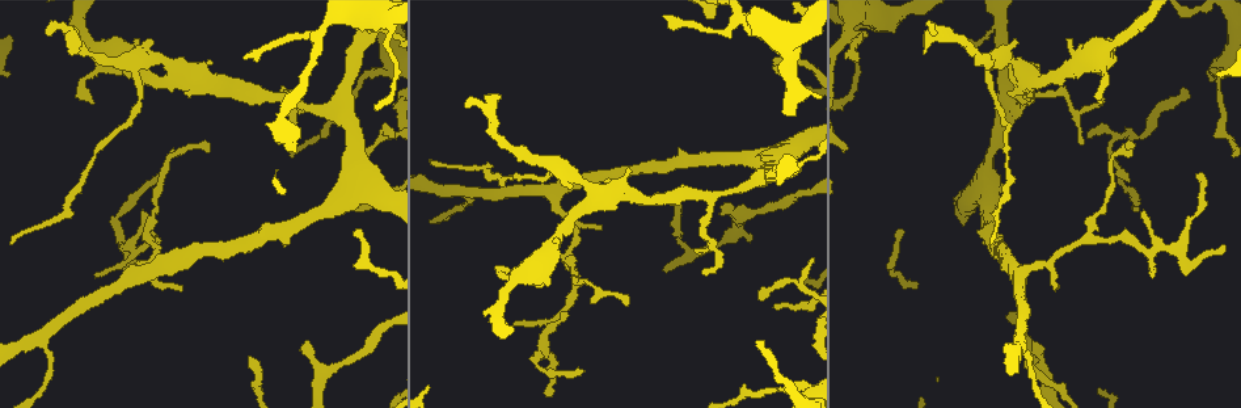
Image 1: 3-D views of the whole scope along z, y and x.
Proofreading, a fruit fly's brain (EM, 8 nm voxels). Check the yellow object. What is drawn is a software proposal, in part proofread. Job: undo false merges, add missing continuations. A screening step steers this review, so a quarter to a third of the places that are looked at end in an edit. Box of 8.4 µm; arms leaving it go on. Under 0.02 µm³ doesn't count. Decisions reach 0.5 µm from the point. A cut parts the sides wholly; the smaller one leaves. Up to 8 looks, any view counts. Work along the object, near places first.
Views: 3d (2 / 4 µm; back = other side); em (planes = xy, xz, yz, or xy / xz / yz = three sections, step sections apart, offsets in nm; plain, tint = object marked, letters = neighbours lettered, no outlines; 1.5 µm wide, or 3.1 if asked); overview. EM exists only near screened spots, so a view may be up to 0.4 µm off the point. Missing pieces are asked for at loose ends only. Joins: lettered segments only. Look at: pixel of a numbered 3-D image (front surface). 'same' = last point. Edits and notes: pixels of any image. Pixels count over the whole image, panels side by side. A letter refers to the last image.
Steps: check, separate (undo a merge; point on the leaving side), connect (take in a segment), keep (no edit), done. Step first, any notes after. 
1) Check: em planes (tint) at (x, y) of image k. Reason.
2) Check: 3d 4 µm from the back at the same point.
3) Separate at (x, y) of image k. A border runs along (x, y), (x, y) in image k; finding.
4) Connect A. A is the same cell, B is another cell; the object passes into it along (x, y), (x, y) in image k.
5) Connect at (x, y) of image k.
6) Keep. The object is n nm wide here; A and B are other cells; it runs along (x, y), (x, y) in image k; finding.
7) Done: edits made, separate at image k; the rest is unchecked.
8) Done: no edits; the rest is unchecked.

Check: 3d 4 µm from the back at (74, 54) of image 1. An open end.

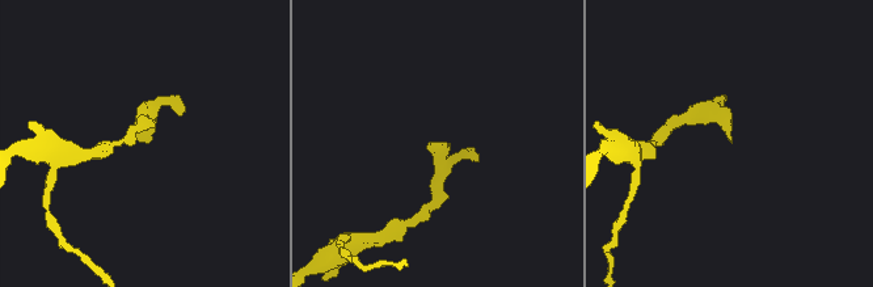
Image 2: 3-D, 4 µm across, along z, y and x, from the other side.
Check: em planes (tint) at (147, 142) of image 2. Now the EM.

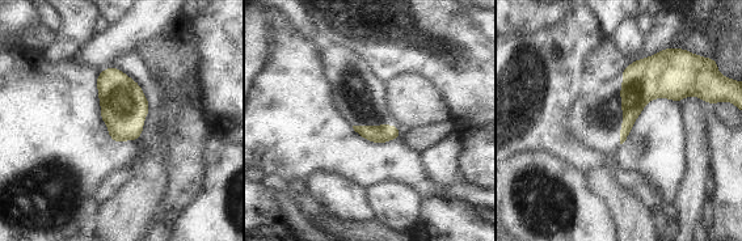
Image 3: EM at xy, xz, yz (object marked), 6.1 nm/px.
Check: em planes (letters) at the same point. See the neighbours.

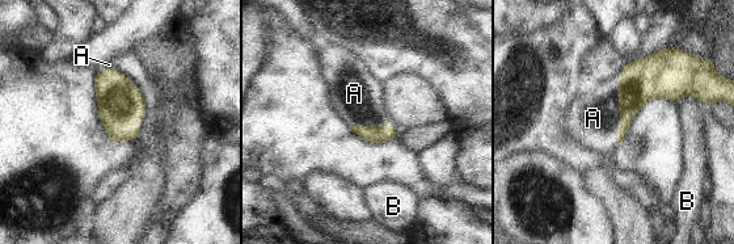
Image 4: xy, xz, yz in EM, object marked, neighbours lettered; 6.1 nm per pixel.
Connect A. A is the same cell, B is another cell; the object passes into it along (646, 78), (620, 109), (593, 118) in image 4; it goes on there.

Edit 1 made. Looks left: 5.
Check: em planes (letters) at (628, 299) of image 1. Tapers out.

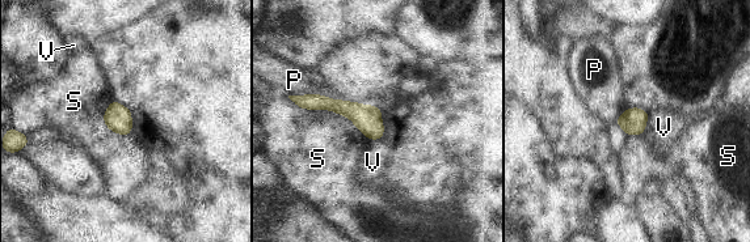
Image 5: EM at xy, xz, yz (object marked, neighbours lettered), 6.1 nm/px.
Keep. The object is 160 nm wide here; P, S and V are other cells; a border runs along (324, 94), (291, 96) in image 5; none of them fits.

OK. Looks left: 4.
Check: 3d 2 µm at (1224, 246) of image 1. Free end.

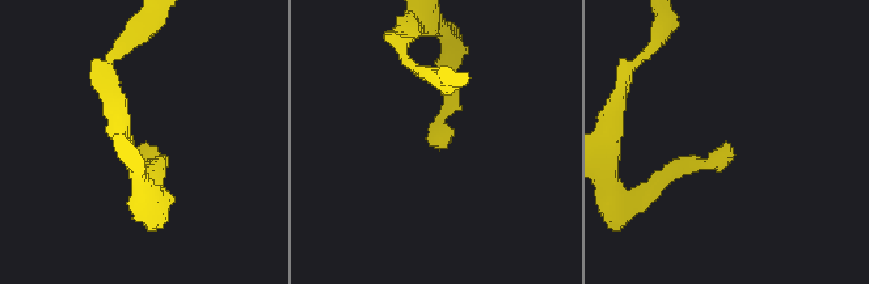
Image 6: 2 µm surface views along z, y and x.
Check: em planes (letters) at (441, 143) of image 6.

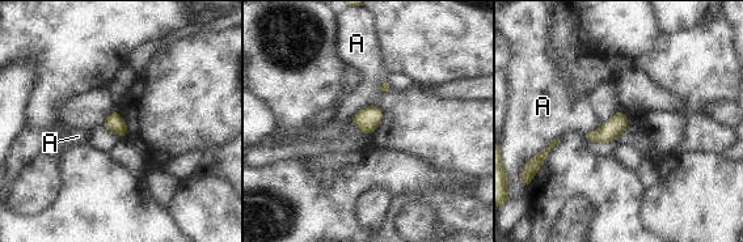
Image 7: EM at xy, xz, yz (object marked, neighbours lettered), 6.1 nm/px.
Keep. The longest contact is with A, 200 nm; A is another cell; a border runs along (560, 138), (552, 139), (533, 156) in image 7; no lettered segment goes on from it.

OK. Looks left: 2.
Done: edits made, connect at image 4; the rest is unchecked.

